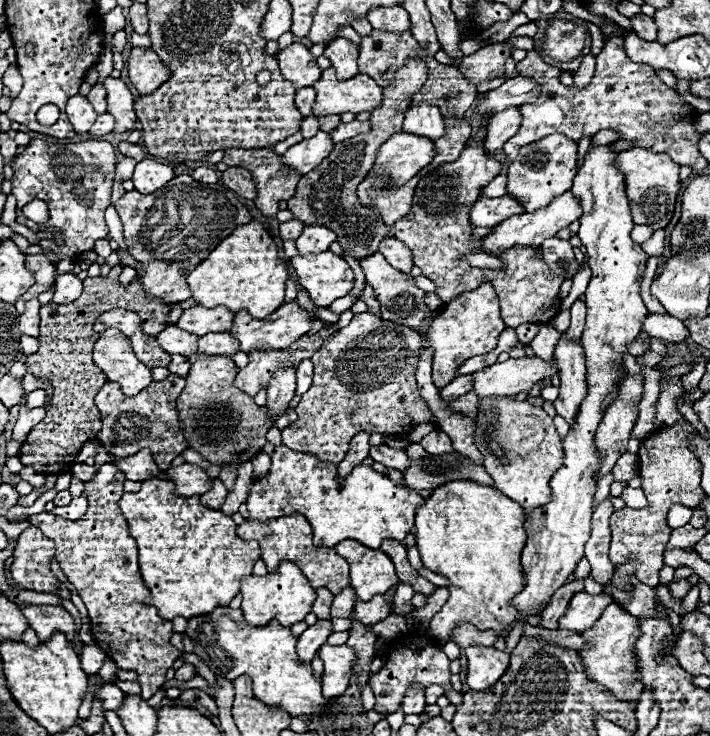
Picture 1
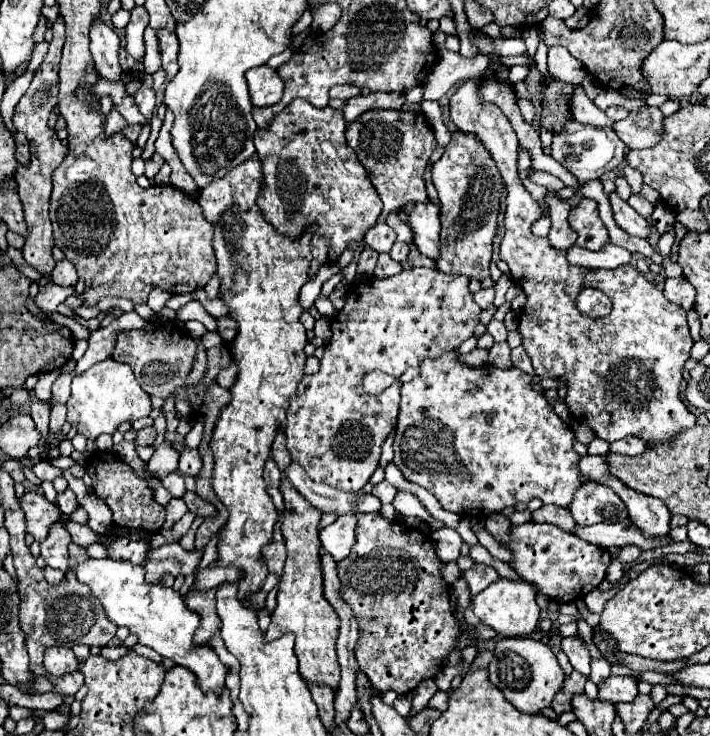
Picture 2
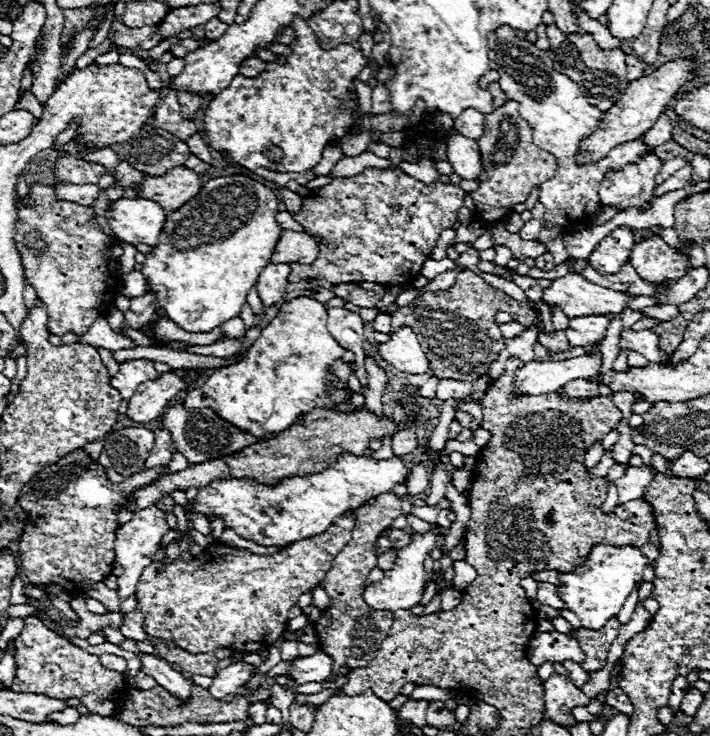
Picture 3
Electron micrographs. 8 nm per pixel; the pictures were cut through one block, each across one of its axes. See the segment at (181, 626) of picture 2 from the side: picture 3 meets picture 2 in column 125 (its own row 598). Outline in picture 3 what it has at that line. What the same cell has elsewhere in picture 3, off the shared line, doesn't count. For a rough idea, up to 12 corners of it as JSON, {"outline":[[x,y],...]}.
{"outline":[[592,546],[558,592],[600,630],[642,582],[634,546]]}

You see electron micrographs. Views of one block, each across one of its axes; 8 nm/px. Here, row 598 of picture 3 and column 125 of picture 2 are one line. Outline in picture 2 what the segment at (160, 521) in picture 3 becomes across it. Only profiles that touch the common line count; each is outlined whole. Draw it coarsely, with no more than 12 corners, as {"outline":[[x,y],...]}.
{"outline":[[116,106],[106,118],[106,132],[114,134],[126,126]]}

